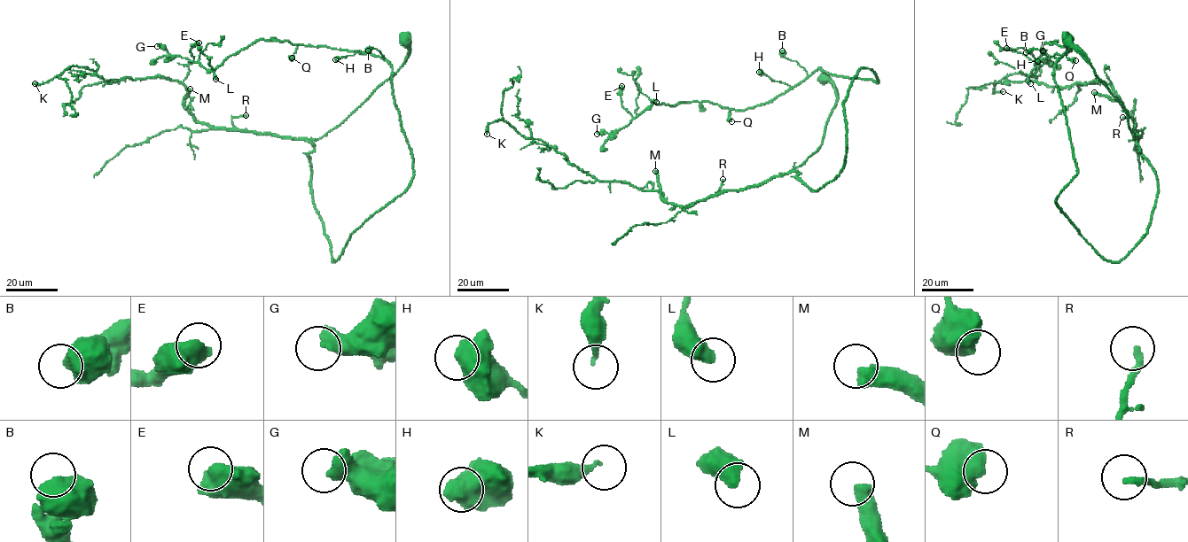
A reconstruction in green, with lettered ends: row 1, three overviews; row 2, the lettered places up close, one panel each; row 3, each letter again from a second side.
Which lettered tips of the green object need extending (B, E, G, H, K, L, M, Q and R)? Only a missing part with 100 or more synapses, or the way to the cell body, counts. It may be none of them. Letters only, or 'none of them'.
M

